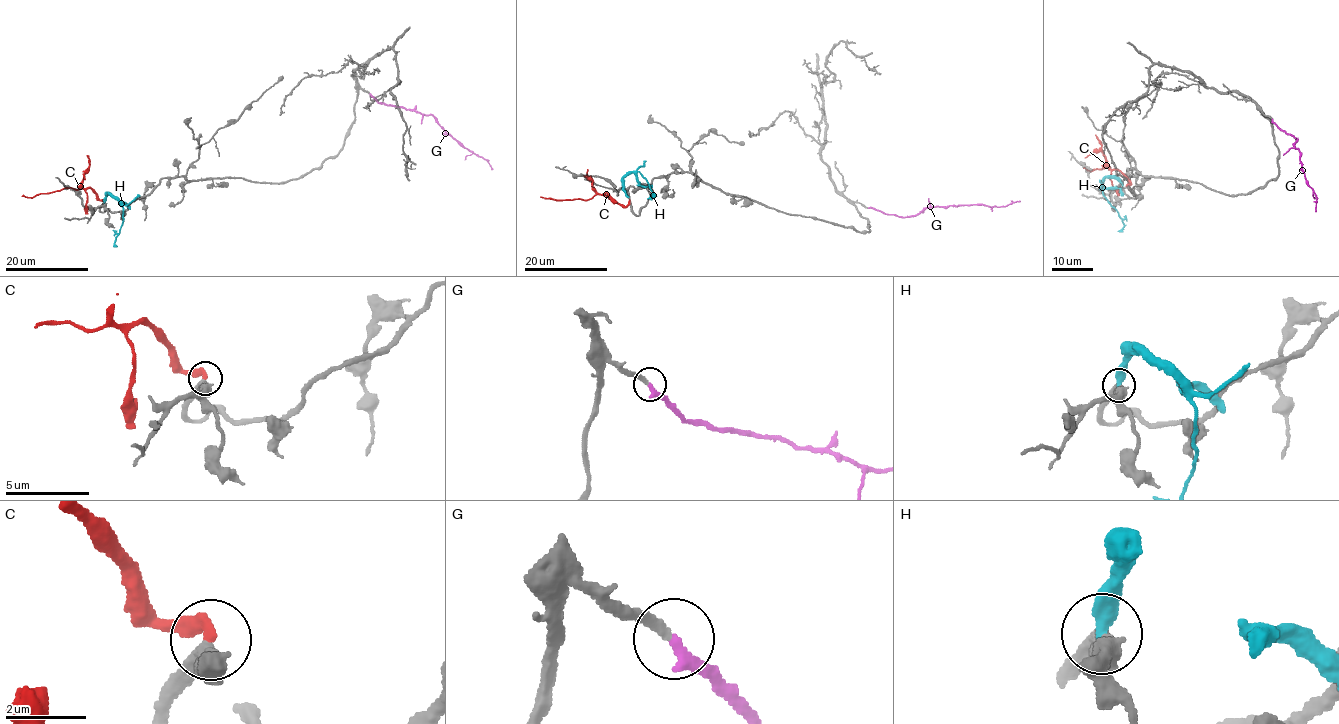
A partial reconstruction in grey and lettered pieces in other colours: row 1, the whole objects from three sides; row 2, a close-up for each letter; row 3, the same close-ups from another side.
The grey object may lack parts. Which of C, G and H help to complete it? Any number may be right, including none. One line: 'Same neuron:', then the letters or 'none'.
Same neuron: G

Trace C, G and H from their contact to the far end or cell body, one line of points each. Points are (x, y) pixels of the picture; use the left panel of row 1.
C: (105, 201), (88, 188), (63, 188), (32, 197), (22, 195)
G: (370, 94), (378, 102), (431, 114), (447, 133), (488, 162), (491, 170)
H: (104, 203), (106, 194), (122, 207), (123, 219), (113, 246)

